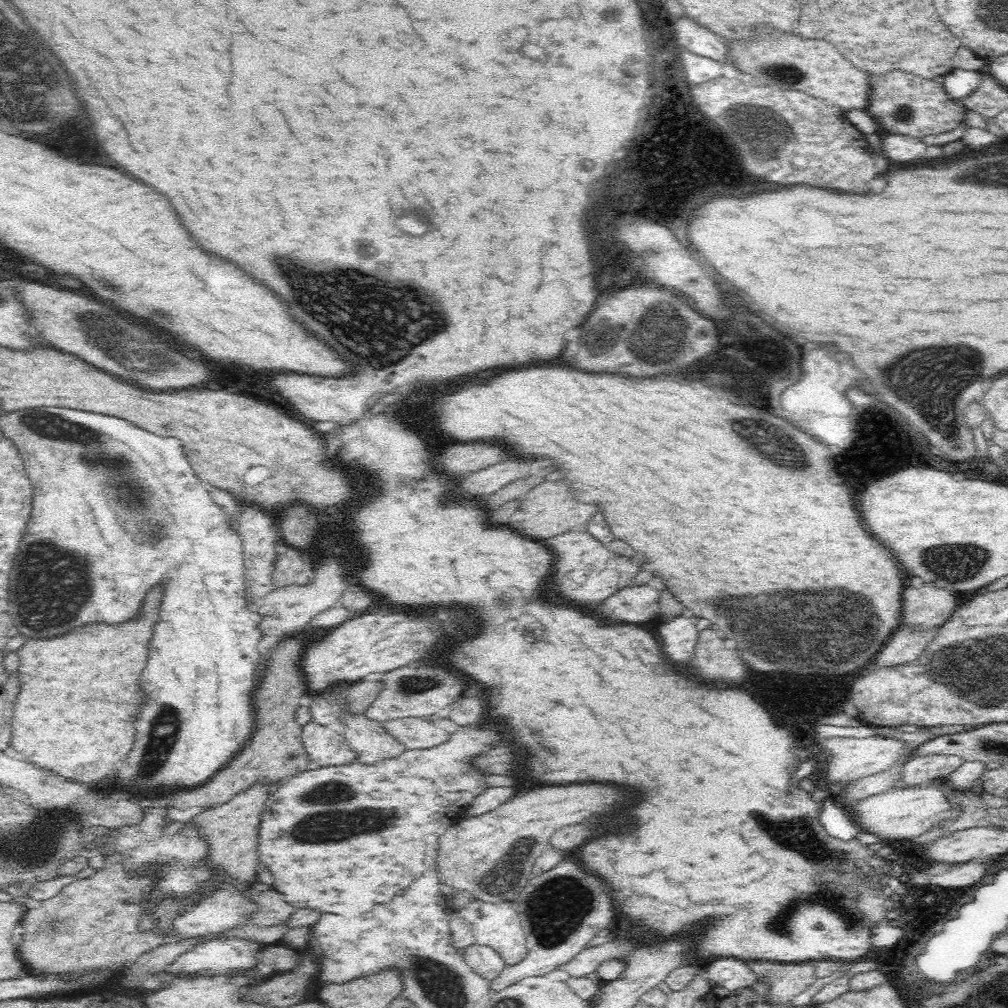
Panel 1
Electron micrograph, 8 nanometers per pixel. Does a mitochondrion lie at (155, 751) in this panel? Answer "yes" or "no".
yes

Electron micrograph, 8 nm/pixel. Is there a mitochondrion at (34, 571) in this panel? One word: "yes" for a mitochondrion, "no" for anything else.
yes

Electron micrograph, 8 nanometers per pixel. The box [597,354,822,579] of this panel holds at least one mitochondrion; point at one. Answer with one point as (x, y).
(773, 441)

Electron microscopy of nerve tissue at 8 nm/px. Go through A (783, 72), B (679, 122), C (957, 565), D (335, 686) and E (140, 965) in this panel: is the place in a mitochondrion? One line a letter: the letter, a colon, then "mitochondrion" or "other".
A: mitochondrion
B: other
C: mitochondrion
D: other
E: other

